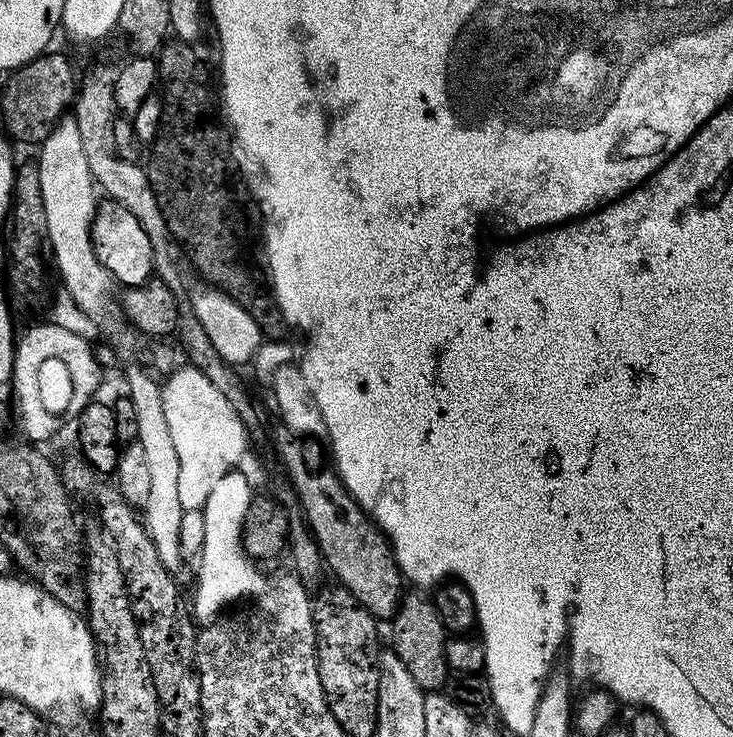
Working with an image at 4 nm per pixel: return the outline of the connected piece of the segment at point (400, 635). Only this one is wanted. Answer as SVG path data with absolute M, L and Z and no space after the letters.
M409 591L403 597L402 607L395 616L391 617L390 624L392 624L391 651L396 652L403 665L410 670L410 675L417 682L417 686L425 693L443 689L445 687L444 679L450 676L450 669L444 653L446 620L439 616L433 601L419 591Z

